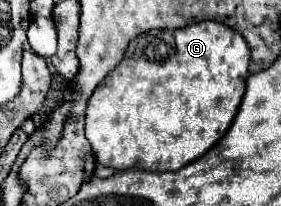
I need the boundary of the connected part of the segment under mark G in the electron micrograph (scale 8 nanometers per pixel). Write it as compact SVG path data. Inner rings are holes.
M214 20L198 22L198 24L192 24L192 26L174 30L174 32L172 30L150 30L150 32L144 32L142 36L134 38L130 42L128 52L126 52L124 60L120 62L120 66L116 66L116 70L106 76L104 84L94 90L94 94L90 96L88 106L86 106L86 138L92 144L98 164L110 166L114 170L142 168L142 170L154 170L154 172L168 172L168 170L178 170L178 168L194 162L202 154L206 154L226 134L226 130L230 128L230 124L238 112L238 106L240 106L240 100L242 100L244 88L246 88L248 62L250 62L250 50L248 50L246 40L242 38L242 34L238 34L236 30L232 30L224 24L218 24Z

